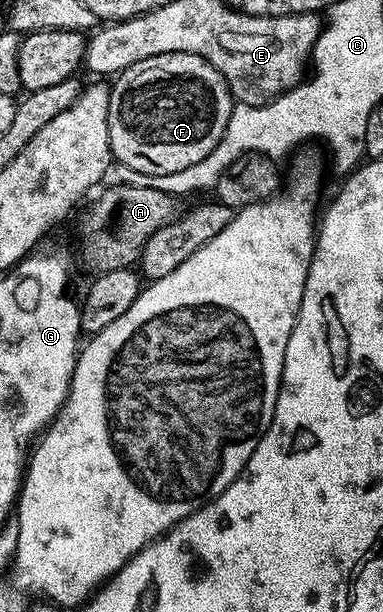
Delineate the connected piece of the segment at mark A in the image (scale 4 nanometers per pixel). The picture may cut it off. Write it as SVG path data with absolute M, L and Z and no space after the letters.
M115 185L104 191L92 203L88 211L88 227L80 231L80 243L84 248L80 255L88 262L92 273L131 268L139 260L142 249L158 229L175 223L182 214L181 200L149 187Z

